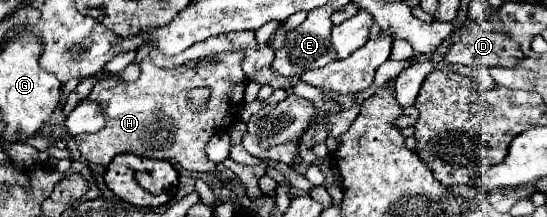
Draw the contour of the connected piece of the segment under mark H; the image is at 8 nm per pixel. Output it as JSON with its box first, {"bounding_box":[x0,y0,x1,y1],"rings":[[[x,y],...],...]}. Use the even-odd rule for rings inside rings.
{"bounding_box":[76,51,248,173],"rings":[[[244,51],[234,53],[214,53],[206,63],[196,69],[176,67],[176,69],[158,69],[150,63],[150,59],[142,59],[140,77],[136,81],[114,81],[112,85],[104,85],[104,79],[98,81],[90,99],[102,107],[106,125],[98,133],[78,135],[76,147],[82,157],[96,165],[108,165],[114,155],[132,153],[148,159],[164,159],[178,163],[182,169],[192,173],[212,173],[216,163],[206,157],[206,145],[212,135],[224,133],[234,121],[240,119],[240,107],[244,101],[244,89],[248,79],[244,79],[244,71],[240,67]],[[194,87],[210,87],[212,95],[202,113],[194,113],[190,109],[188,91]],[[166,117],[170,117],[170,126],[166,127]]]}

